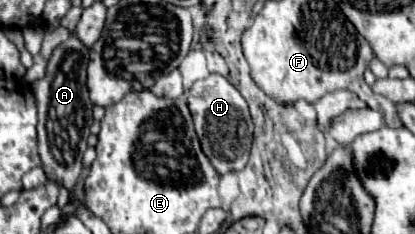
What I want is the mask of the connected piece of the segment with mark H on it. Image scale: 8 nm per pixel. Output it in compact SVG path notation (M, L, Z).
M209 75L207 79L195 81L195 85L189 89L189 111L193 115L193 123L195 123L195 131L197 137L201 141L203 153L207 155L207 159L211 161L211 165L215 167L215 171L219 175L231 173L231 171L241 171L249 159L249 147L253 141L253 121L249 117L249 109L245 99L241 97L241 93L221 75Z

